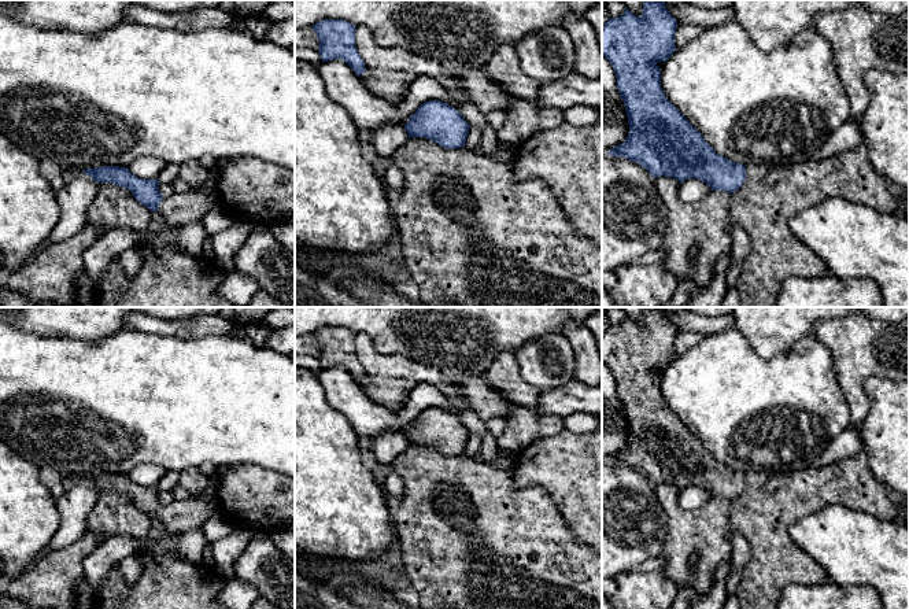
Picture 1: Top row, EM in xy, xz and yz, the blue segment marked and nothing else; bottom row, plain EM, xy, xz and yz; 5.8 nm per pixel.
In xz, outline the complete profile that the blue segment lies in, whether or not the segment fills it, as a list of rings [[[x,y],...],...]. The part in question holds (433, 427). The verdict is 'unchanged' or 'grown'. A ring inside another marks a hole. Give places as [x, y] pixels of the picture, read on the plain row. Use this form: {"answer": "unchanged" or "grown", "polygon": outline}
{"answer": "unchanged", "polygon": [[[429,407],[410,422],[404,436],[409,444],[425,444],[444,455],[455,457],[465,454],[469,433],[454,414],[440,407]]]}

